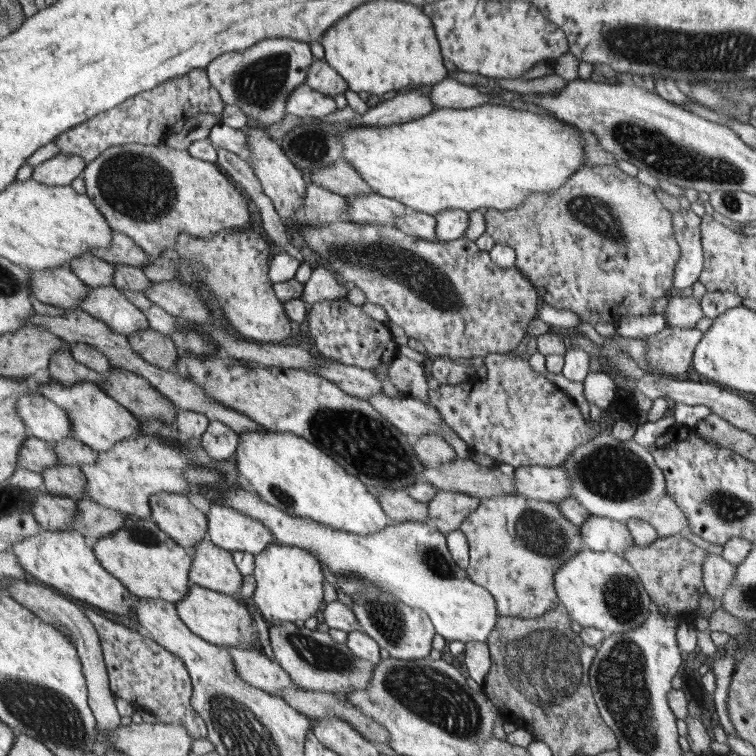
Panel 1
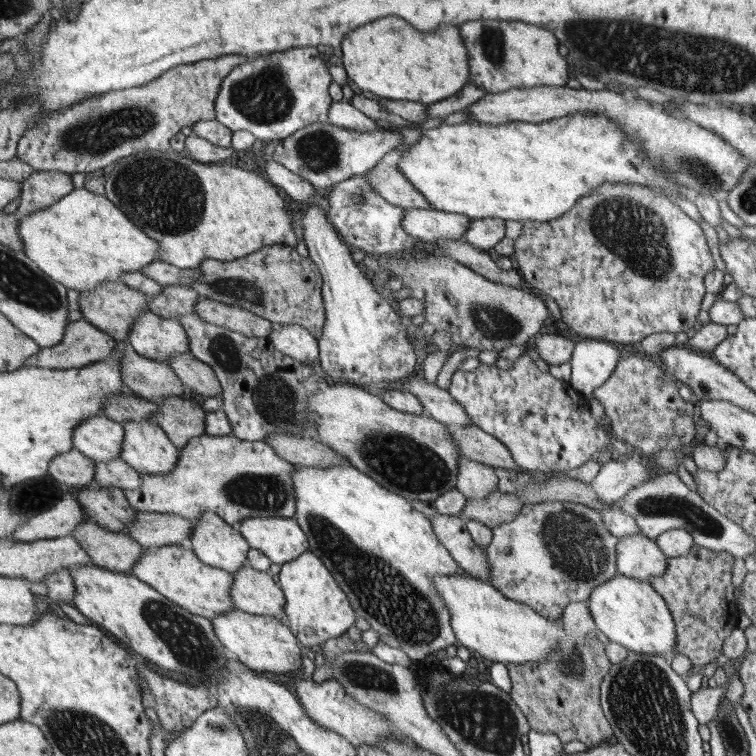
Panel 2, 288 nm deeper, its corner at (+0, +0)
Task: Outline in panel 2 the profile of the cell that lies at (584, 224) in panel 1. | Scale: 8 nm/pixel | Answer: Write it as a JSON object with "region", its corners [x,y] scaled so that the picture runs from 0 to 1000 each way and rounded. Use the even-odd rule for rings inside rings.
{"region":[[[800,241],[790,249],[784,249],[779,257],[769,259],[758,275],[745,283],[742,288],[734,288],[729,294],[689,294],[692,304],[689,312],[679,320],[679,341],[684,349],[684,357],[689,360],[694,376],[705,381],[708,386],[716,386],[721,392],[729,392],[731,399],[739,405],[742,413],[742,426],[747,426],[758,439],[766,444],[782,447],[782,450],[798,450],[798,452],[819,452],[819,455],[845,455],[853,444],[866,442],[866,439],[909,439],[914,442],[922,434],[922,418],[925,418],[925,405],[930,402],[933,381],[930,381],[930,368],[943,357],[943,341],[938,336],[933,312],[925,302],[922,294],[917,294],[909,283],[903,283],[893,267],[885,267],[874,254],[861,254],[861,249],[851,246],[835,246],[835,243],[813,243]]]}

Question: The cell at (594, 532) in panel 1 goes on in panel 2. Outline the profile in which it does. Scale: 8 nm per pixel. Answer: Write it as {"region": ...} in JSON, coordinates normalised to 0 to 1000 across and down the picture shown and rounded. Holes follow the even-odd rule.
{"region":[[[835,706],[816,717],[816,757],[821,762],[856,770],[864,762],[877,762],[885,738],[872,728],[869,717]]]}

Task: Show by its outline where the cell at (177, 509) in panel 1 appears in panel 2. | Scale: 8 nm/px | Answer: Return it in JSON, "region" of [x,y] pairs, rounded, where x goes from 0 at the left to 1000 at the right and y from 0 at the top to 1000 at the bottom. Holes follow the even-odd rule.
{"region":[[[282,677],[258,685],[258,698],[250,714],[255,733],[274,749],[292,751],[303,759],[327,749],[327,730],[332,722],[319,704],[308,701],[306,693]]]}

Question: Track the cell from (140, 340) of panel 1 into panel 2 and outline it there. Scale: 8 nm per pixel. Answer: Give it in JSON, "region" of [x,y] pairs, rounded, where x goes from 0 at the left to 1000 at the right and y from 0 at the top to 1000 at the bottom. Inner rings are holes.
{"region":[[[253,468],[226,471],[218,481],[255,519],[261,519],[266,524],[274,524],[274,526],[282,526],[282,524],[292,524],[295,521],[295,513],[292,513],[287,497],[279,492],[279,487],[274,487],[269,479],[258,476]]]}

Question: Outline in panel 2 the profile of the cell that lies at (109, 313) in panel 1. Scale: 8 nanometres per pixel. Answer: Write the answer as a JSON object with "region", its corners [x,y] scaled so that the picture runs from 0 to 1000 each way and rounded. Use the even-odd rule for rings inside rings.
{"region":[[[200,410],[176,426],[168,452],[179,468],[202,479],[221,479],[226,471],[250,468],[250,447],[234,421],[221,423]]]}

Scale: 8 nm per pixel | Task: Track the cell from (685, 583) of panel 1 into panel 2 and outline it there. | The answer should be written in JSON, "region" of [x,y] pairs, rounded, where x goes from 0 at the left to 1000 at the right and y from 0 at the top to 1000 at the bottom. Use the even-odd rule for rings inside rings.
{"region":[[[917,722],[909,735],[885,738],[877,762],[864,762],[856,770],[880,794],[893,823],[893,865],[903,865],[917,878],[917,886],[930,884],[940,873],[956,865],[959,844],[975,831],[978,807],[970,791],[967,775],[970,735],[959,730],[943,730],[927,722]]]}

